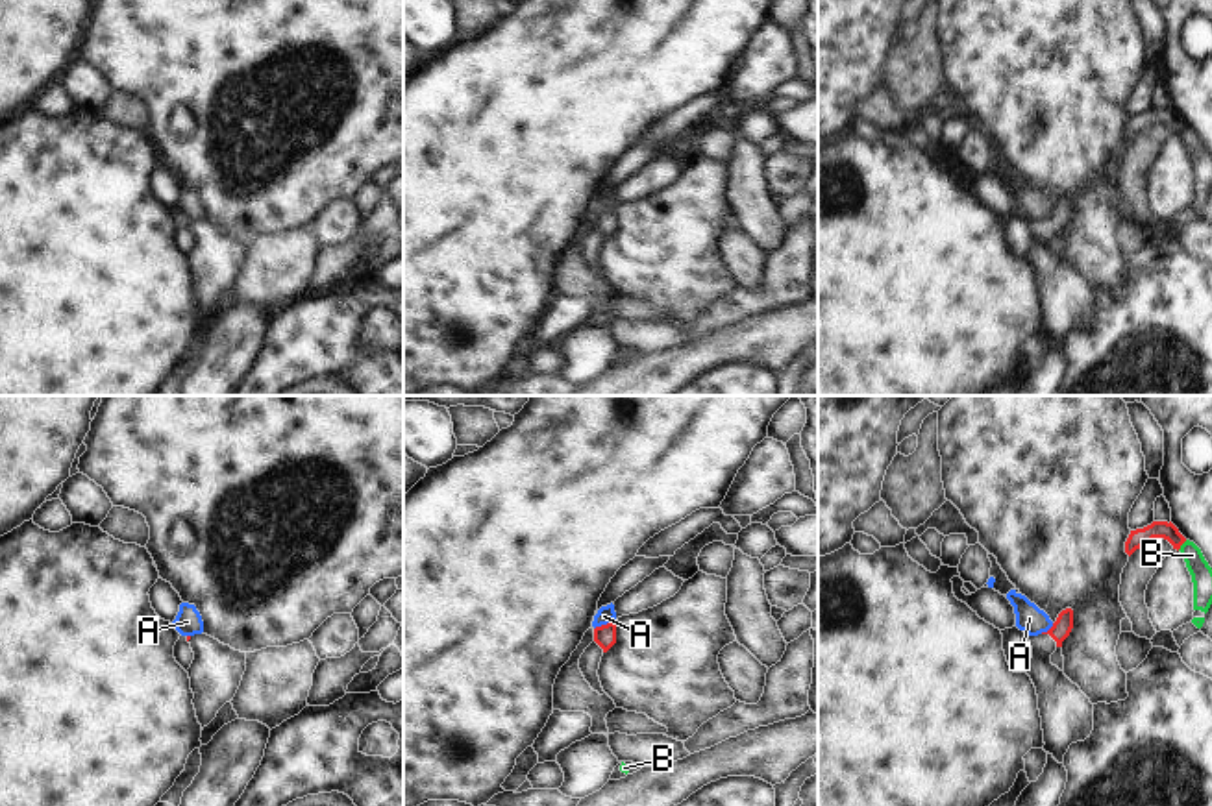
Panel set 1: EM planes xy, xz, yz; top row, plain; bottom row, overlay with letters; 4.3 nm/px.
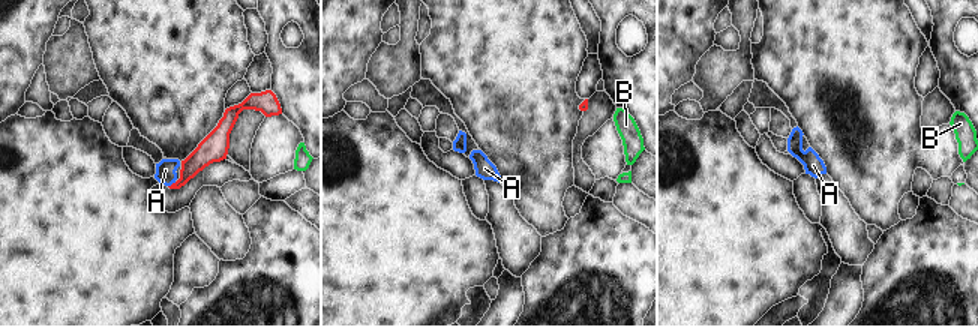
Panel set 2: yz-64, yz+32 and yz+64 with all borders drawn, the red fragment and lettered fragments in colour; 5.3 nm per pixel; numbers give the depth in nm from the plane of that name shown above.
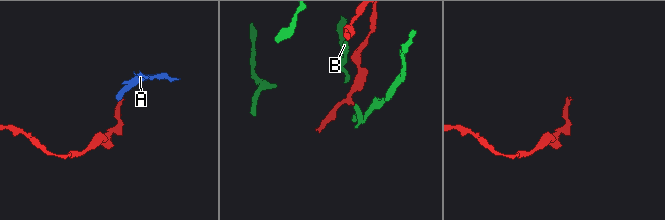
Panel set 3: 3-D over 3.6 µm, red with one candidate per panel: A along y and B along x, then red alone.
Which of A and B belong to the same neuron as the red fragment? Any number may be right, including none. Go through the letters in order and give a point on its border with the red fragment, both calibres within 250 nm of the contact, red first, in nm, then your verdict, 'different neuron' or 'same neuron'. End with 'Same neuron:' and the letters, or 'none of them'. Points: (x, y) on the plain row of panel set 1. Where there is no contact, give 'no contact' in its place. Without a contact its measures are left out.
A: meets red in xz at (604, 211); 100 nm thick on the red side, 70 nm on the other; different neuron
B: meets red in yz at (1181, 130); 80 nm thick on the red side, 100 nm on the other; different neuron
Same neuron: none of them

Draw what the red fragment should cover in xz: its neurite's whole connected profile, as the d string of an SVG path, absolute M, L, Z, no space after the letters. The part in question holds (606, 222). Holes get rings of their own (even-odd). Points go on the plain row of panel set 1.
M616 207L594 214L594 227L607 238L616 229Z

